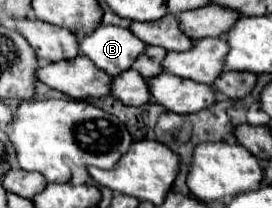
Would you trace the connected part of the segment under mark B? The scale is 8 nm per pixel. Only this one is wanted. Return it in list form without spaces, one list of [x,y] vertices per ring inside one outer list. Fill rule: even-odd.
[[[105,24],[79,38],[79,52],[109,76],[117,76],[131,68],[133,58],[137,58],[145,46],[147,44],[131,34],[131,30]]]

